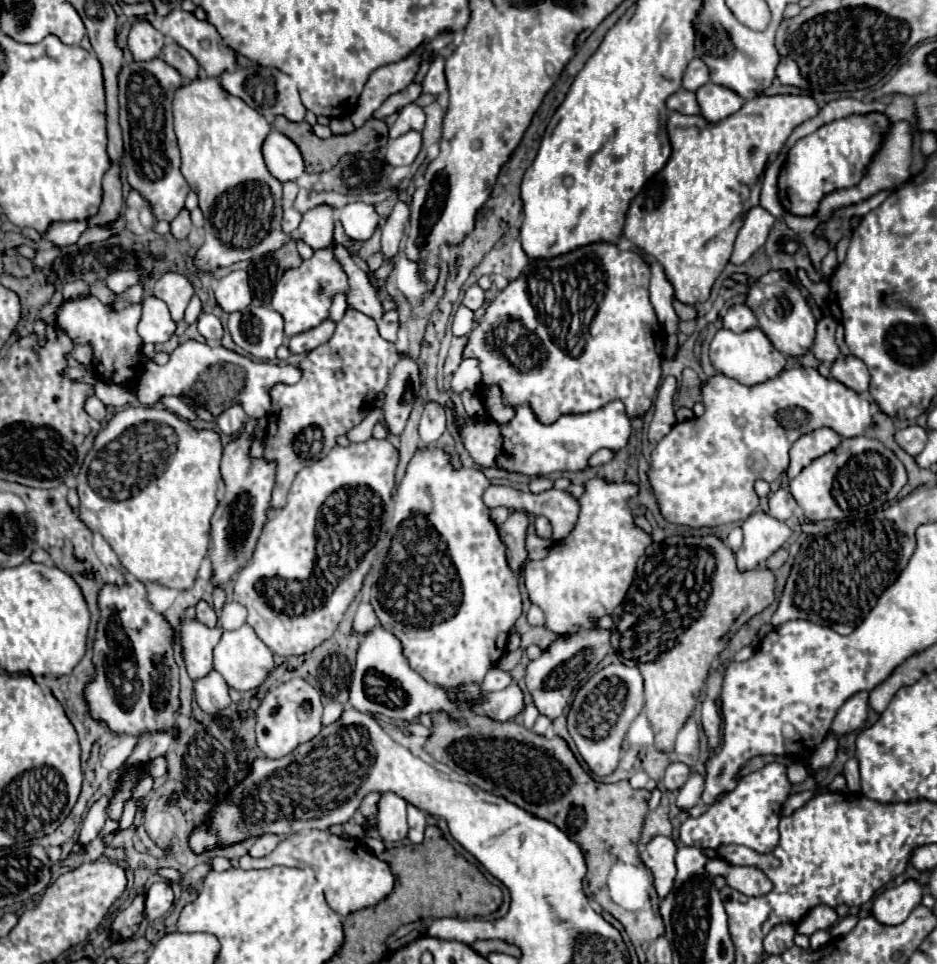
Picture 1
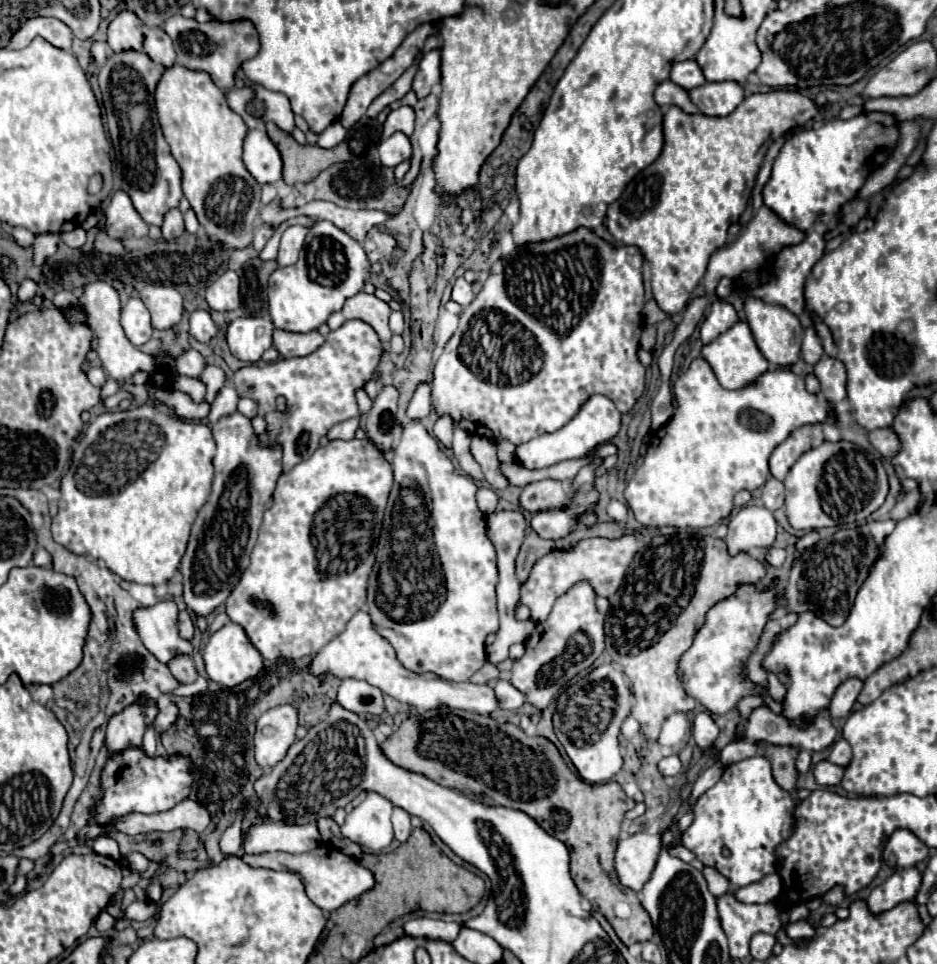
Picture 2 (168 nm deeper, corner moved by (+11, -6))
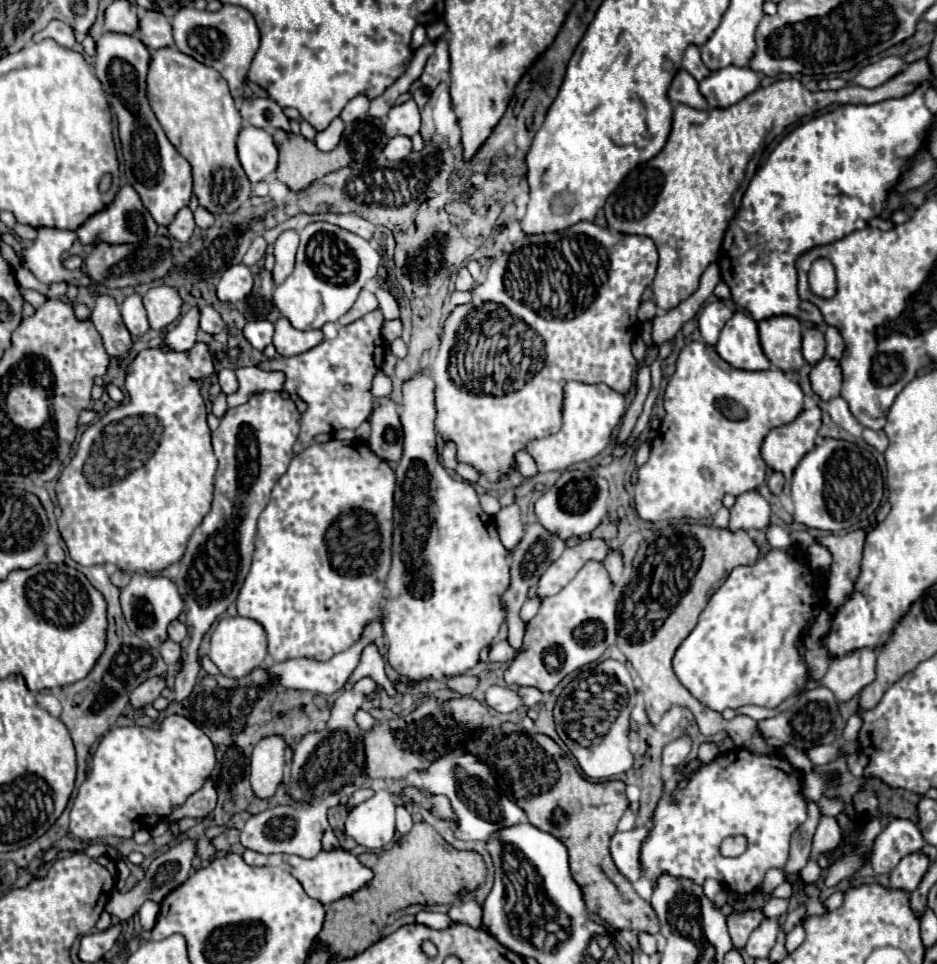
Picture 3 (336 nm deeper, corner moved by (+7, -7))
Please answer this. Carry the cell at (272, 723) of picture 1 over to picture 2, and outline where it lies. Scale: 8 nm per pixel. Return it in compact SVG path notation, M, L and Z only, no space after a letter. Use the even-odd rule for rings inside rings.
M291 705L273 707L261 715L255 731L255 761L261 769L275 767L285 757L297 725L299 717Z

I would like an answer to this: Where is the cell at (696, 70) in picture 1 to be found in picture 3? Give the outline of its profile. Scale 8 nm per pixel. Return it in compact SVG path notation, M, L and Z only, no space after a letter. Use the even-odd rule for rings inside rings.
M689 46L683 54L683 70L687 70L697 82L701 82L703 78L707 78L711 72L705 68L705 64L701 62L699 56L699 48L697 46Z

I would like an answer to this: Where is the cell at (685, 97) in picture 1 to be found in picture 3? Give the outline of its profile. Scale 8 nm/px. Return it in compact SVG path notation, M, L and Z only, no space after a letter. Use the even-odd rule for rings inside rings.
M679 70L667 90L667 96L671 102L687 104L695 110L707 110L707 100L701 96L697 80L689 76L685 70Z

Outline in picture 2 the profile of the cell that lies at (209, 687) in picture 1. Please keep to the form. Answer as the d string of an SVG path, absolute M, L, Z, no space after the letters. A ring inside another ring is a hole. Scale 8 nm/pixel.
M175 655L175 659L171 659L171 663L167 663L167 667L173 673L173 677L181 683L193 683L199 677L195 671L193 659L187 655Z

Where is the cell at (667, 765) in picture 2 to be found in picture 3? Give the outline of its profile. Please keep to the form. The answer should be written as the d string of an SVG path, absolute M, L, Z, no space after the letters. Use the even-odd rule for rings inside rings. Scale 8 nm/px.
M681 736L679 740L667 744L663 750L663 766L679 768L687 760L689 750L691 750L691 742L687 736Z

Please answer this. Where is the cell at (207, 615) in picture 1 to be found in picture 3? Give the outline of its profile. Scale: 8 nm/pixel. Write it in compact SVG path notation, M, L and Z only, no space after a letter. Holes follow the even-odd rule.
M175 620L175 622L171 622L171 628L167 632L169 632L169 638L173 642L183 642L183 638L187 636L187 626L183 622Z

